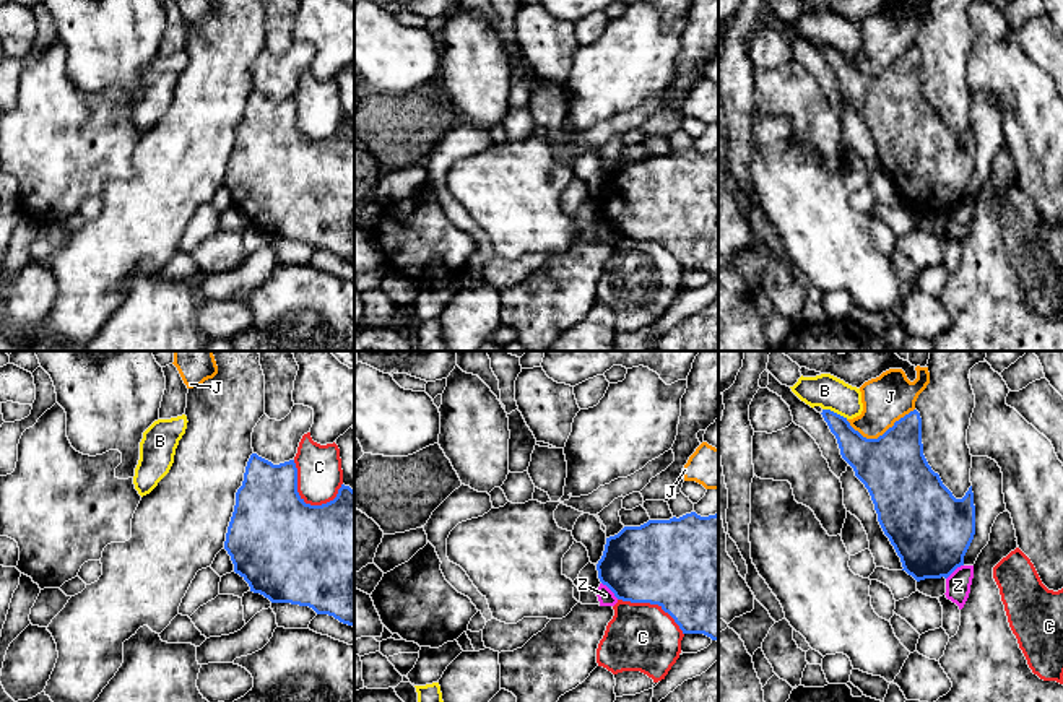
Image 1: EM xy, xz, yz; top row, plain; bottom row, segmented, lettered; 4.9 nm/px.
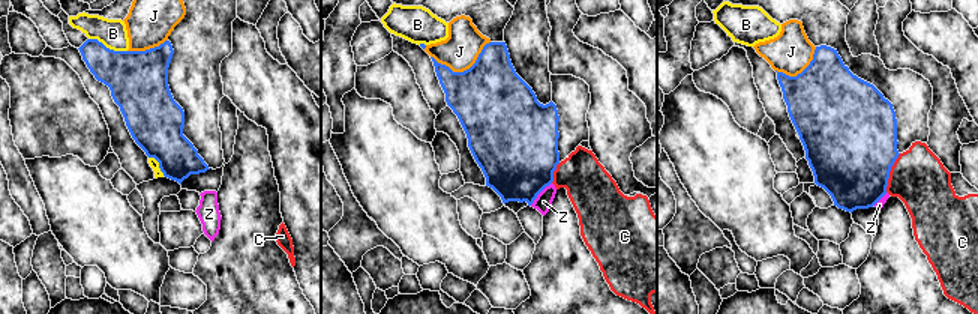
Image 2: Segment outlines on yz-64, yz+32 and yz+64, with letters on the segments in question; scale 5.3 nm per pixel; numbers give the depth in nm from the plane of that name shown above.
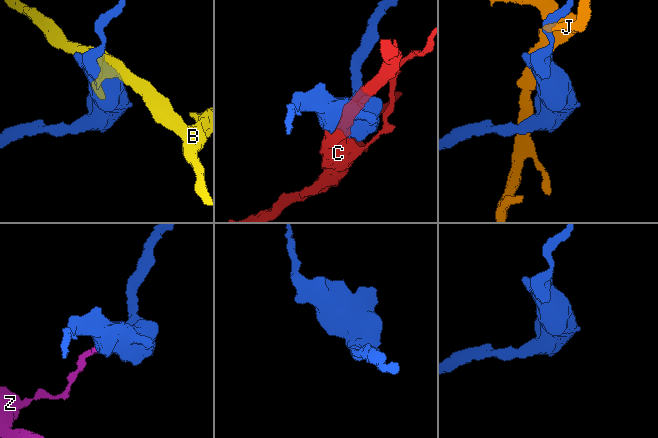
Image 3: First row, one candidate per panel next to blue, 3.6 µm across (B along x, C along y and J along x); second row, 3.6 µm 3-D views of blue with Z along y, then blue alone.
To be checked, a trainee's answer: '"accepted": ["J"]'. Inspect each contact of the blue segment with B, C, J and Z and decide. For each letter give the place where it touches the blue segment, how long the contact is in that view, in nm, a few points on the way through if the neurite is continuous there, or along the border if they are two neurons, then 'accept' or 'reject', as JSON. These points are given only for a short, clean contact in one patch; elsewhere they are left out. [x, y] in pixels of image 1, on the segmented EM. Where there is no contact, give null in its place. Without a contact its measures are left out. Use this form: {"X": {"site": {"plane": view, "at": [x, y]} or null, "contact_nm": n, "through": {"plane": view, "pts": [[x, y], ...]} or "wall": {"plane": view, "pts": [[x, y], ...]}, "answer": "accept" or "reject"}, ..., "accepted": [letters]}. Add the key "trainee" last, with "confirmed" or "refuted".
{"B": {"site": {"plane": "yz", "at": [836, 413]}, "contact_nm": 140, "answer": "reject"}, "C": {"site": {"plane": "xy", "at": [299, 498]}, "contact_nm": 280, "answer": "reject"}, "J": {"site": {"plane": "yz", "at": [880, 436]}, "contact_nm": 340, "answer": "reject"}, "Z": {"site": {"plane": "xz", "at": [610, 589]}, "contact_nm": 120, "wall": {"plane": "xz", "pts": [[602, 582], [618, 598]]}, "answer": "reject"}, "accepted": [], "trainee": "refuted"}

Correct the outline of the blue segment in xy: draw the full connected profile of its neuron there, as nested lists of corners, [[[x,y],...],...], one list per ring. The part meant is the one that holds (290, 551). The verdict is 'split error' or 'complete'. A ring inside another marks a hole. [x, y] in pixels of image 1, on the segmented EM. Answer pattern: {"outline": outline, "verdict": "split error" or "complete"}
{"outline": [[[252,453],[242,486],[236,492],[236,505],[228,526],[224,549],[231,556],[234,572],[271,603],[309,606],[317,614],[328,614],[354,627],[354,491],[341,484],[333,500],[322,505],[306,504],[297,492],[294,460],[273,465]]], "verdict": "complete"}

